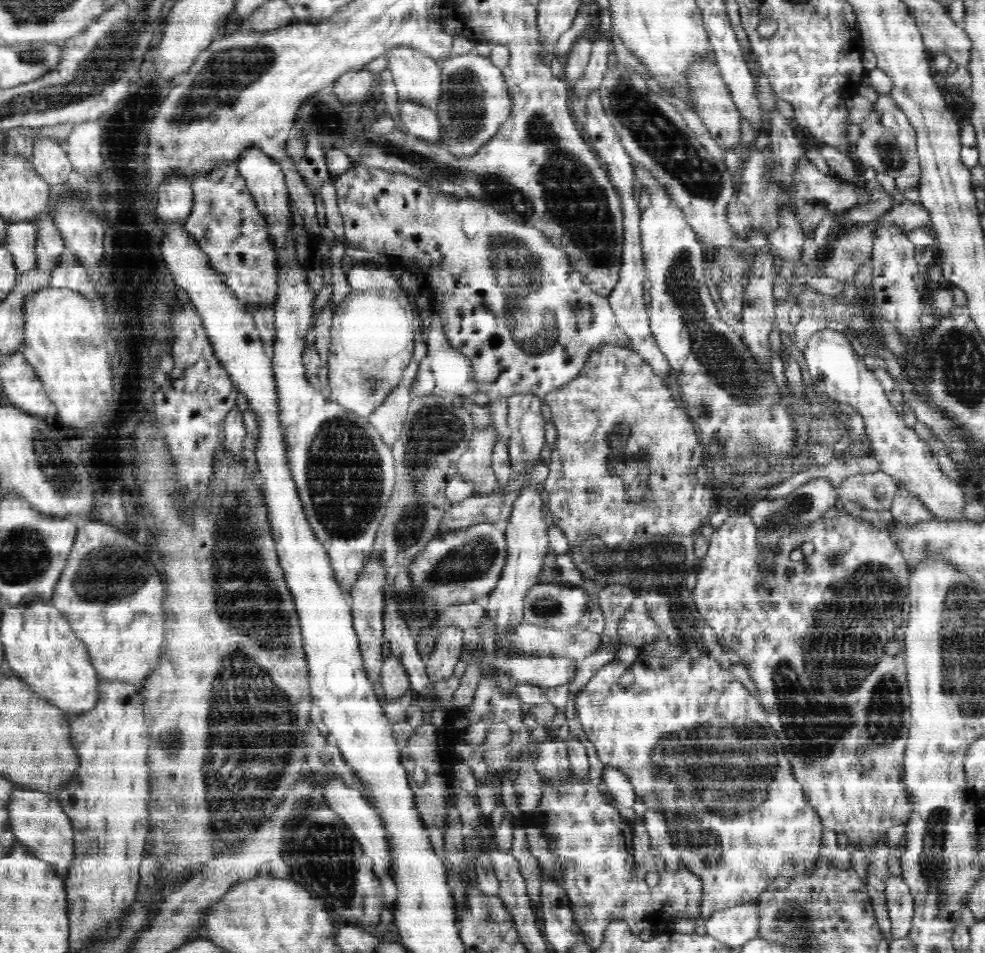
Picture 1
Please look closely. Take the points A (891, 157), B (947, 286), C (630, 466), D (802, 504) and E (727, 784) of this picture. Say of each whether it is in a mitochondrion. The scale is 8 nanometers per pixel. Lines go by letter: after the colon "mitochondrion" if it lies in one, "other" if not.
A: mitochondrion
B: other
C: mitochondrion
D: mitochondrion
E: mitochondrion

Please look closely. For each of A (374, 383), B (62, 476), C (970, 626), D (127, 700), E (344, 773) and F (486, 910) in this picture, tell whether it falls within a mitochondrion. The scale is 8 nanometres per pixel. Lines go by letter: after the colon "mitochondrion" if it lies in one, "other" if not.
A: mitochondrion
B: mitochondrion
C: mitochondrion
D: other
E: other
F: mitochondrion

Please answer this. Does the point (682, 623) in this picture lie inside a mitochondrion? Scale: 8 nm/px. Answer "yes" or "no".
yes

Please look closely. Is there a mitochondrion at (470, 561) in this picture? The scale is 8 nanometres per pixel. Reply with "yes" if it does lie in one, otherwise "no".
yes

